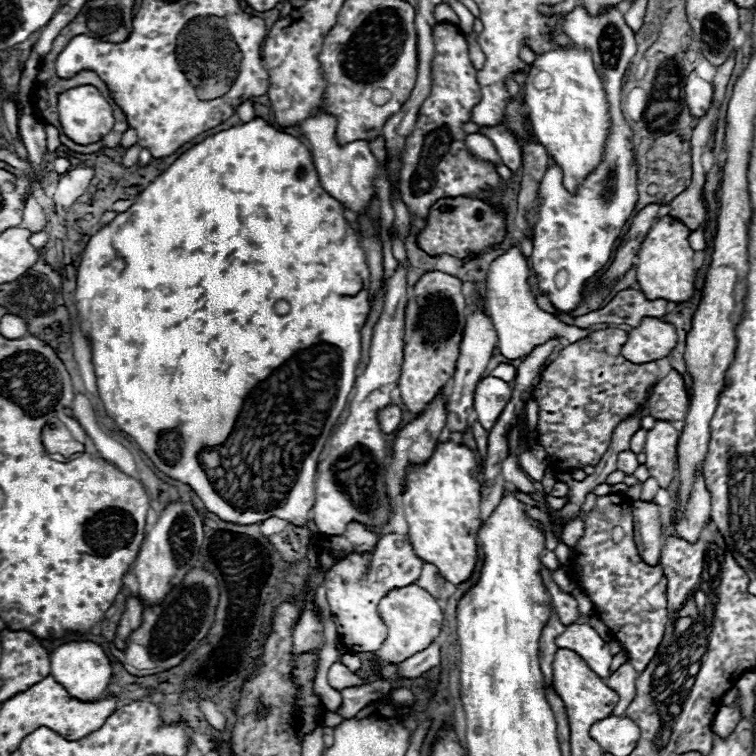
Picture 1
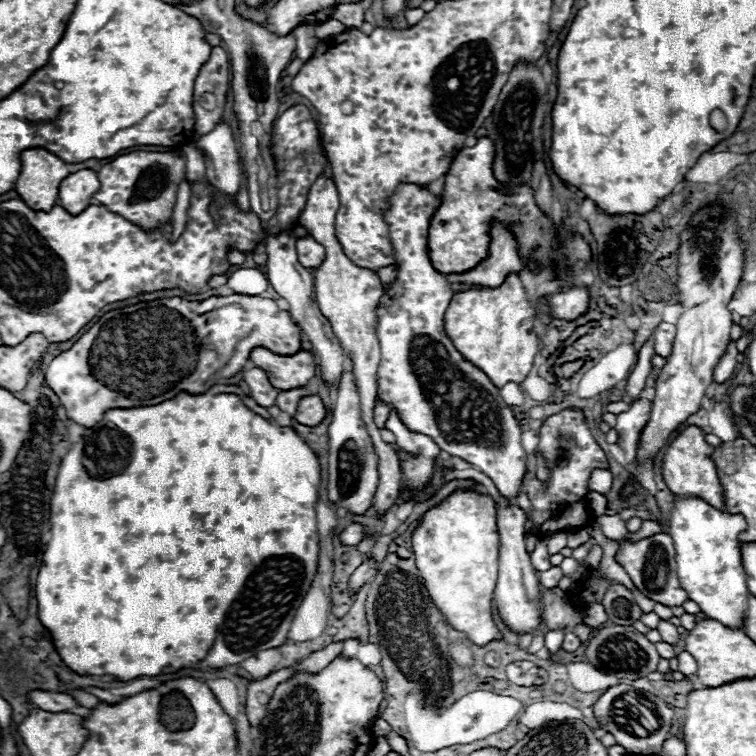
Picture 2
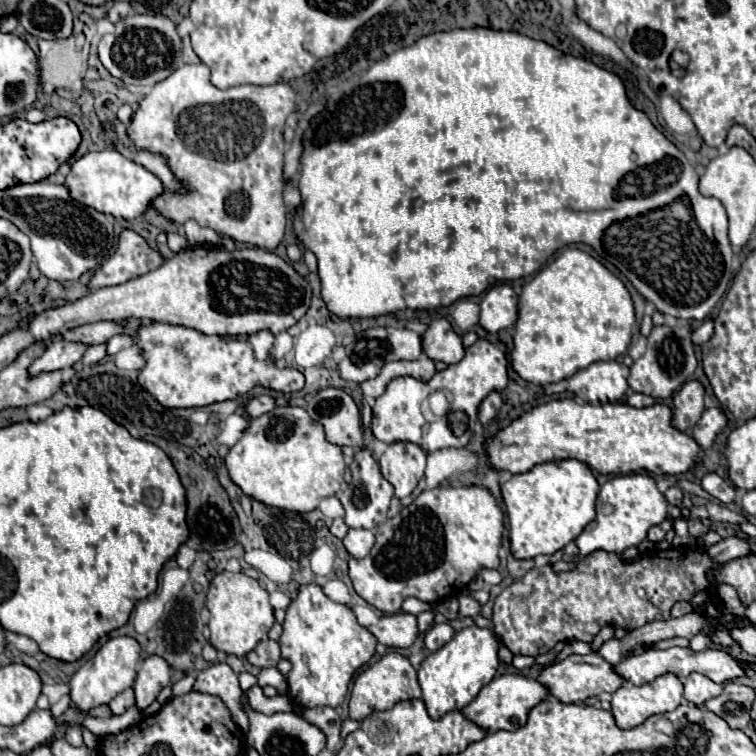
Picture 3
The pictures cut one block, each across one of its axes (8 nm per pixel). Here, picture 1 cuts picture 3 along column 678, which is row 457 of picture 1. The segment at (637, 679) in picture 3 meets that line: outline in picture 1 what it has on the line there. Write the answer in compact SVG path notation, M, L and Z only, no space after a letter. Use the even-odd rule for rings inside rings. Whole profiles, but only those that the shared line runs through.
M656 420L654 428L646 434L646 466L660 488L668 488L678 470L678 438L680 432L666 420Z

